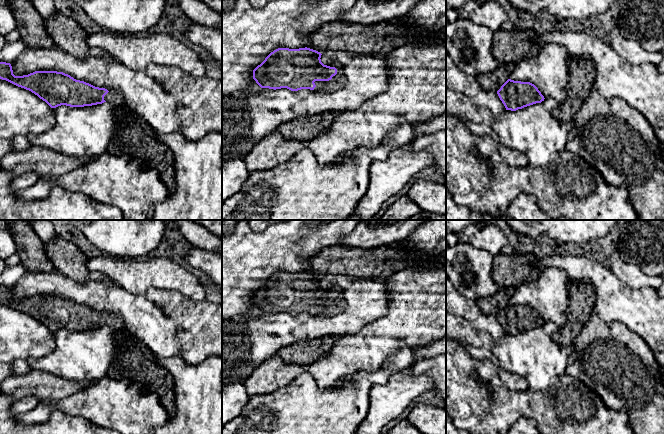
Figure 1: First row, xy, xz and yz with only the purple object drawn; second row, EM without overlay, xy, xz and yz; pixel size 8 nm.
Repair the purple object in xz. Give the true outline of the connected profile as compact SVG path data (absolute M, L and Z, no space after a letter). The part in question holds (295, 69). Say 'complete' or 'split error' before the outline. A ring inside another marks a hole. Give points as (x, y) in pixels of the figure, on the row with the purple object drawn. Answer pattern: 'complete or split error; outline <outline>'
split error; outline M278 48L271 52L265 60L253 70L253 79L261 88L281 89L287 88L291 91L310 89L314 91L332 92L342 88L346 79L337 74L335 67L324 65L321 62L321 53L310 48Z

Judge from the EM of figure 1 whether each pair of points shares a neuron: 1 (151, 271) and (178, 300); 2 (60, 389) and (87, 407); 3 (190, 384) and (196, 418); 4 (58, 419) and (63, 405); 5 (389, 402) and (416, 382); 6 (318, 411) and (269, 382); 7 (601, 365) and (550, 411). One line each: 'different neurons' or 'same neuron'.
1: different neurons
2: different neurons
3: same neuron
4: different neurons
5: same neuron
6: different neurons
7: different neurons

